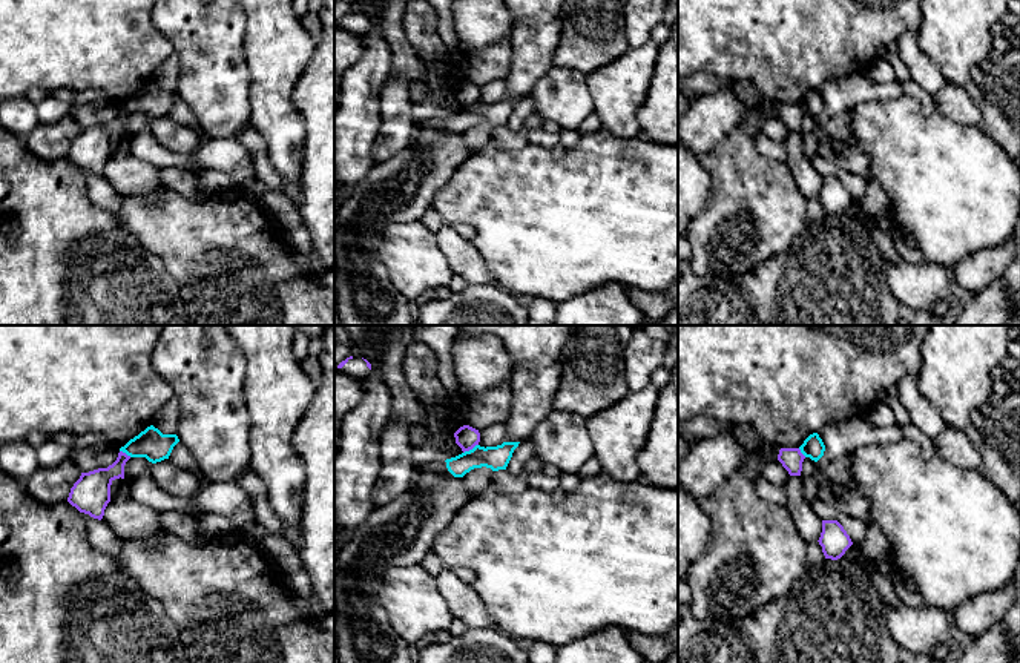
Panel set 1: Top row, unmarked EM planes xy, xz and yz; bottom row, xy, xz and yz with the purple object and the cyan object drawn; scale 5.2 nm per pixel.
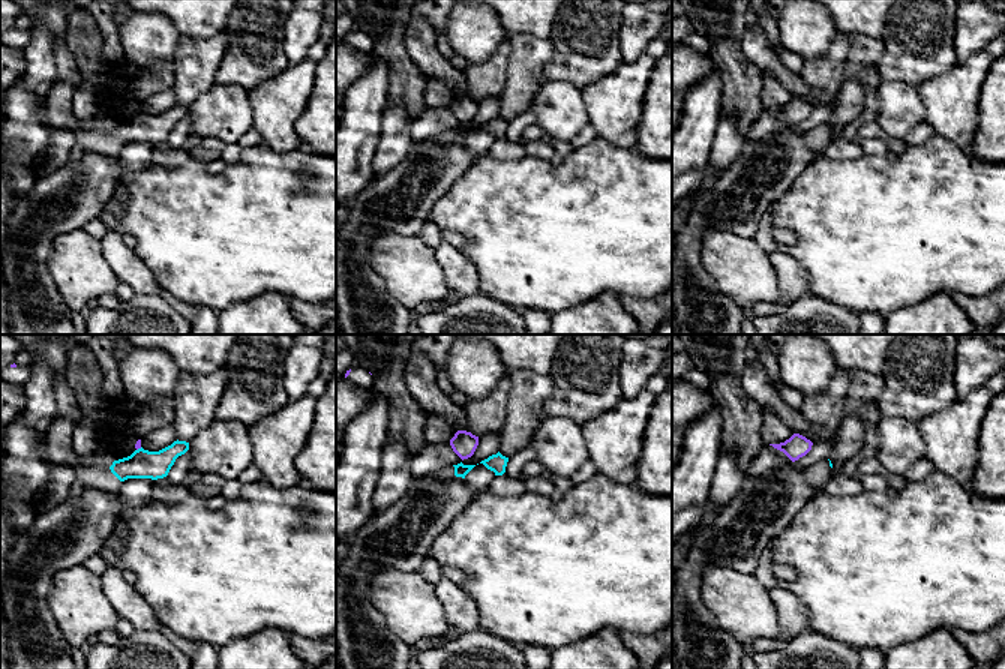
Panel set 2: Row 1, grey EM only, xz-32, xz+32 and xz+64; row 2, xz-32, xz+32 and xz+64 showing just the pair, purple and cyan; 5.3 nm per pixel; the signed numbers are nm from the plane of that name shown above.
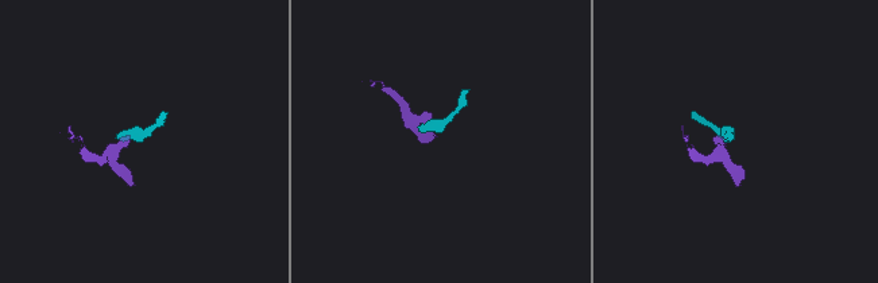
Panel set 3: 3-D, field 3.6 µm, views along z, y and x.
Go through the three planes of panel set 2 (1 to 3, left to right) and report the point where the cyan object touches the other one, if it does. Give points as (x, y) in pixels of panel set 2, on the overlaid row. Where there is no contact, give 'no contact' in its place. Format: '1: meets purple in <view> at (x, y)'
1: meets purple in xz-32 at (138, 447)
2: no contact
3: no contact

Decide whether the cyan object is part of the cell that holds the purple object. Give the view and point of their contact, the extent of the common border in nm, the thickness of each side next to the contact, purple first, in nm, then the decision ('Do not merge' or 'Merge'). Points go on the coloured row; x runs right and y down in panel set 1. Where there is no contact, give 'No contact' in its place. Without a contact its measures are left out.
Touches purple at xz (470, 448). Shared border 90 nm. Thickness 120 nm (purple) against 130 nm. Do not merge

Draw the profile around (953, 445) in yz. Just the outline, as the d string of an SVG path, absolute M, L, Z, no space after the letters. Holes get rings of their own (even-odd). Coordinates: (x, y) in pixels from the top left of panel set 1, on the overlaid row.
M919 373L905 376L899 384L899 399L910 414L911 424L923 431L934 450L949 463L982 471L982 454L965 431L949 428L939 410L919 390Z

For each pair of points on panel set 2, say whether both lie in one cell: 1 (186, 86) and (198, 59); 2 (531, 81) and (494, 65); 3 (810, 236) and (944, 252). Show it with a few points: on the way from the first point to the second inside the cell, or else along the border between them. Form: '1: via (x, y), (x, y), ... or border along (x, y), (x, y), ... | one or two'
1: via (191, 80), (195, 65) | one
2: border along (510, 39), (507, 84), (498, 95) | two
3: via (843, 236), (911, 236) | one

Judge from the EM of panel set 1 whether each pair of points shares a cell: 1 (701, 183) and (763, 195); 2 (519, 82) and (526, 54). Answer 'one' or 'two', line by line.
1: two
2: one

